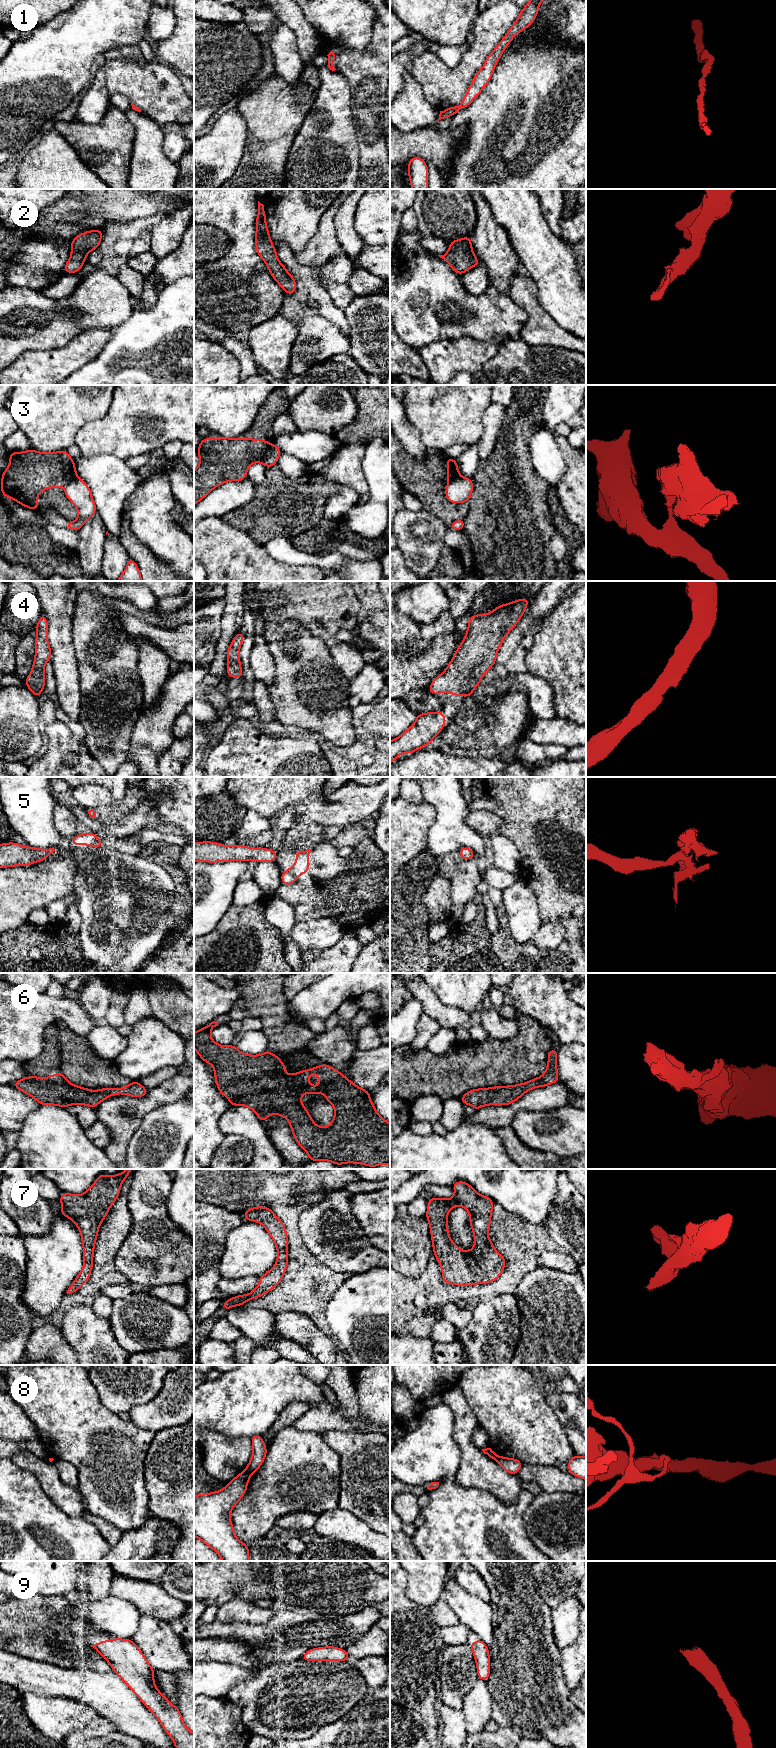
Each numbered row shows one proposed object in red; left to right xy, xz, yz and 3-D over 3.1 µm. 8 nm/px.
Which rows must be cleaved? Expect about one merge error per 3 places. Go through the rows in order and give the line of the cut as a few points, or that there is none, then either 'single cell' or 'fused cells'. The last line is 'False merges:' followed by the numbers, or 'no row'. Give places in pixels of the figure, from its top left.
1: no cut; single cell
2: no cut; single cell
3: cut in xz along (270, 444), (261, 461); fused cells
4: no cut; single cell
5: no cut; single cell
6: no cut; single cell
7: no cut; single cell
8: cut in xz along (244, 1471), (250, 1474); fused cells
9: no cut; single cell
False merges: 3, 8

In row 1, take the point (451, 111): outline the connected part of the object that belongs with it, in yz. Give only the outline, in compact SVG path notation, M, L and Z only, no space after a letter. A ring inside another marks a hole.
M530 0L526 6L521 9L520 16L510 27L504 38L494 48L493 52L486 58L483 67L476 73L472 84L470 85L465 97L459 106L452 106L440 111L438 122L446 117L454 116L462 108L468 107L471 102L481 93L482 89L490 81L494 68L499 61L505 48L511 43L512 38L522 30L528 28L535 20L539 4L543 0Z

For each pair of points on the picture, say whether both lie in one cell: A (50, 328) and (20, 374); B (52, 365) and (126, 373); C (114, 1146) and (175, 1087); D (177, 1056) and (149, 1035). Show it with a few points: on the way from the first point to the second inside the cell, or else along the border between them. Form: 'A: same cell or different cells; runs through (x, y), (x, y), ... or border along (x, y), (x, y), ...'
A: different cells; border along (59, 347), (27, 350), (15, 360)
B: different cells; border along (98, 354), (70, 374)
C: same cell; runs through (126, 1129), (137, 1118), (137, 1115), (158, 1096)
D: same cell; runs through (170, 1051), (156, 1041)

